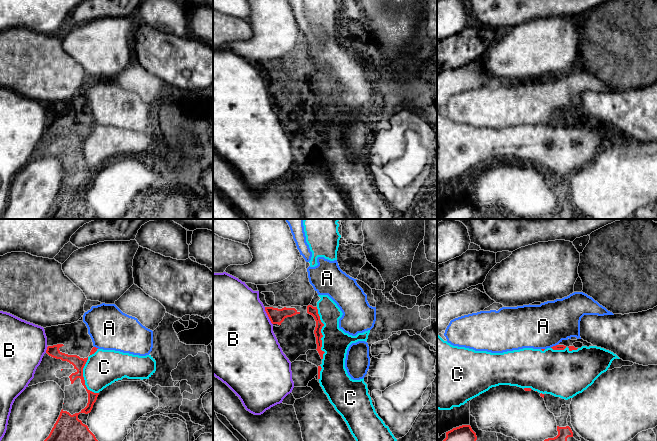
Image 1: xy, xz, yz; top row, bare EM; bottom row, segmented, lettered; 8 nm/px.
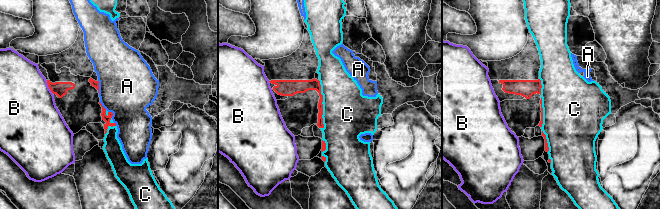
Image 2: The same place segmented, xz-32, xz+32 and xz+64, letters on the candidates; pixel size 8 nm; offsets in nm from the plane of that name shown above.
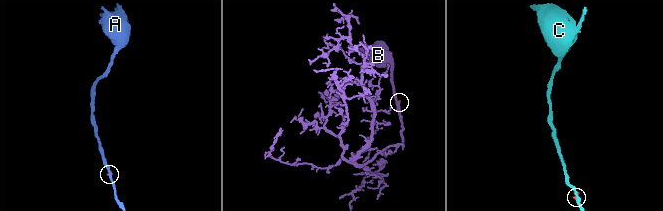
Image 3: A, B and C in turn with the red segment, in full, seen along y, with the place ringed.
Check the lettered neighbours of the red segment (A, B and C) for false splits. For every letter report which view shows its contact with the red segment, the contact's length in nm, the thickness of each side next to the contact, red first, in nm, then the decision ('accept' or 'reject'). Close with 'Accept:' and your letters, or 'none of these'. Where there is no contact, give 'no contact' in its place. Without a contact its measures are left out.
A: yz | 70 nm | 50/360 nm | reject
B: xz | 160 nm | 120/500 nm | reject
C: xy | 360 nm | 90/280 nm | reject
Accept: none of these

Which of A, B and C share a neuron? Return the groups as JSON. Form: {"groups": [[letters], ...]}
{"groups": [["A"], ["B"], ["C"]]}

